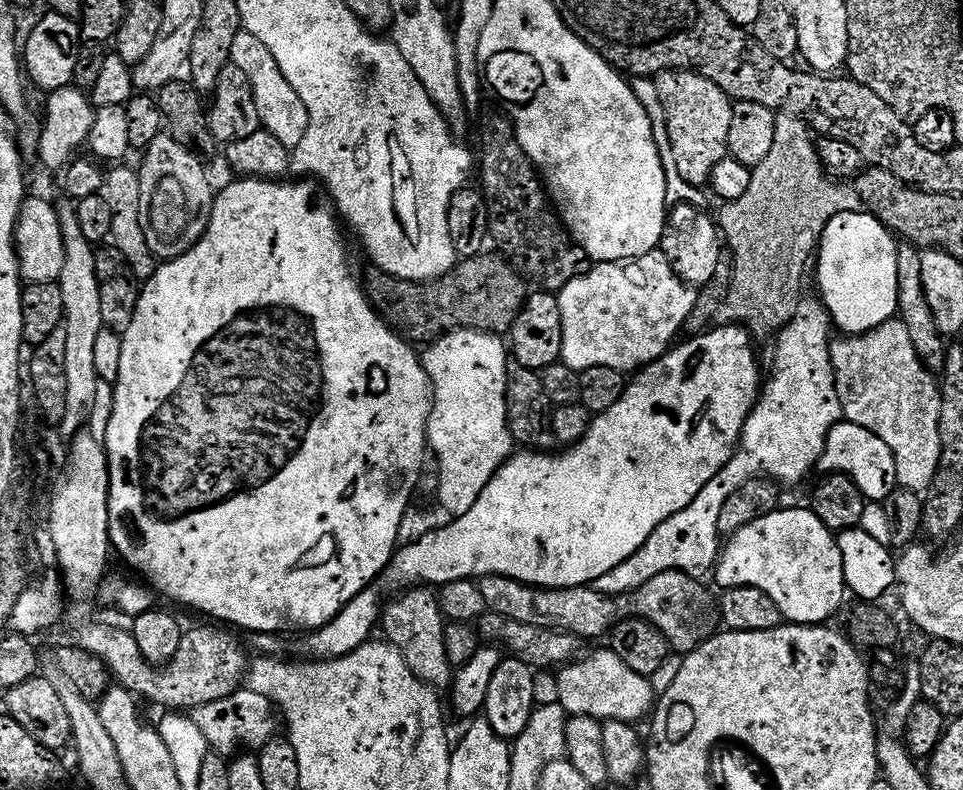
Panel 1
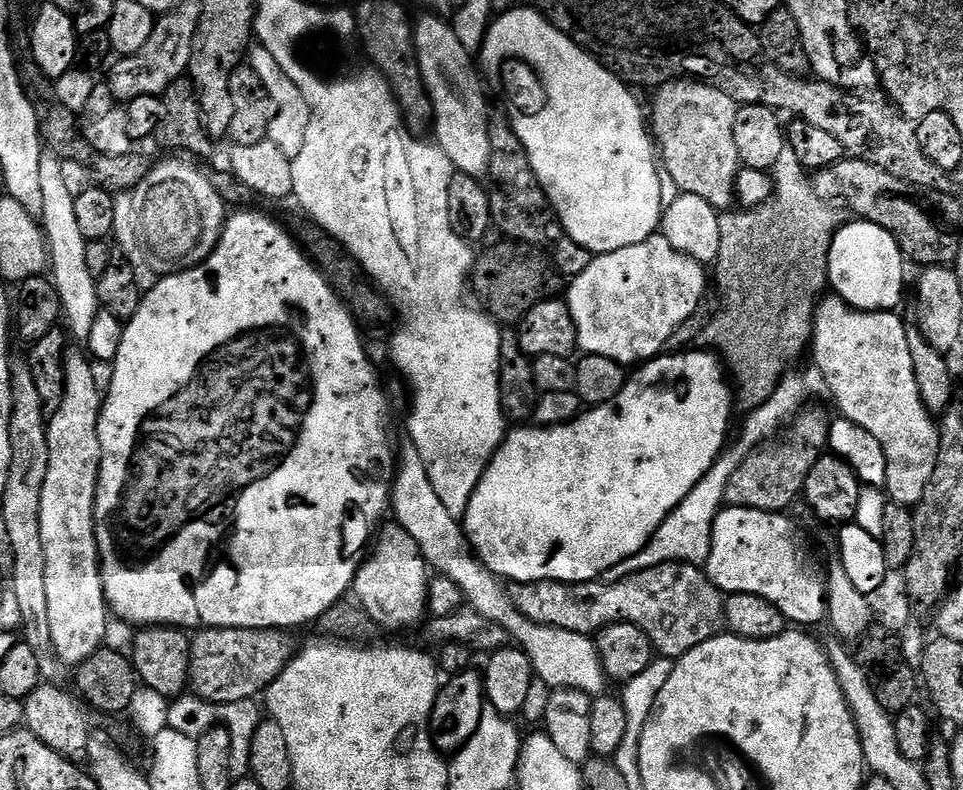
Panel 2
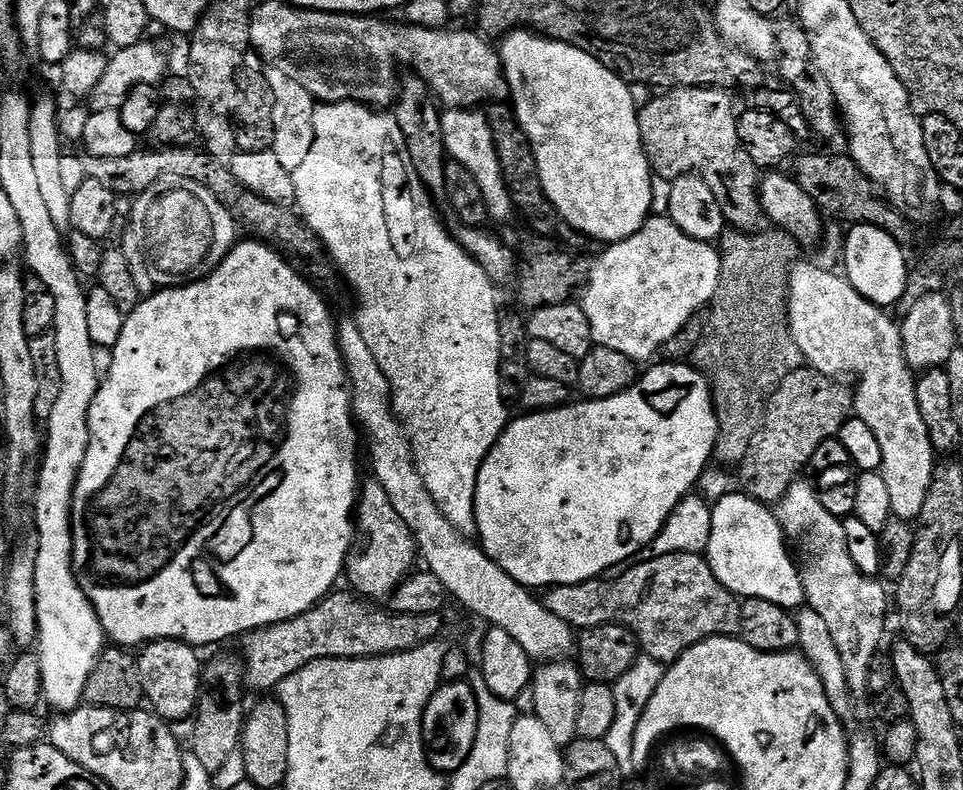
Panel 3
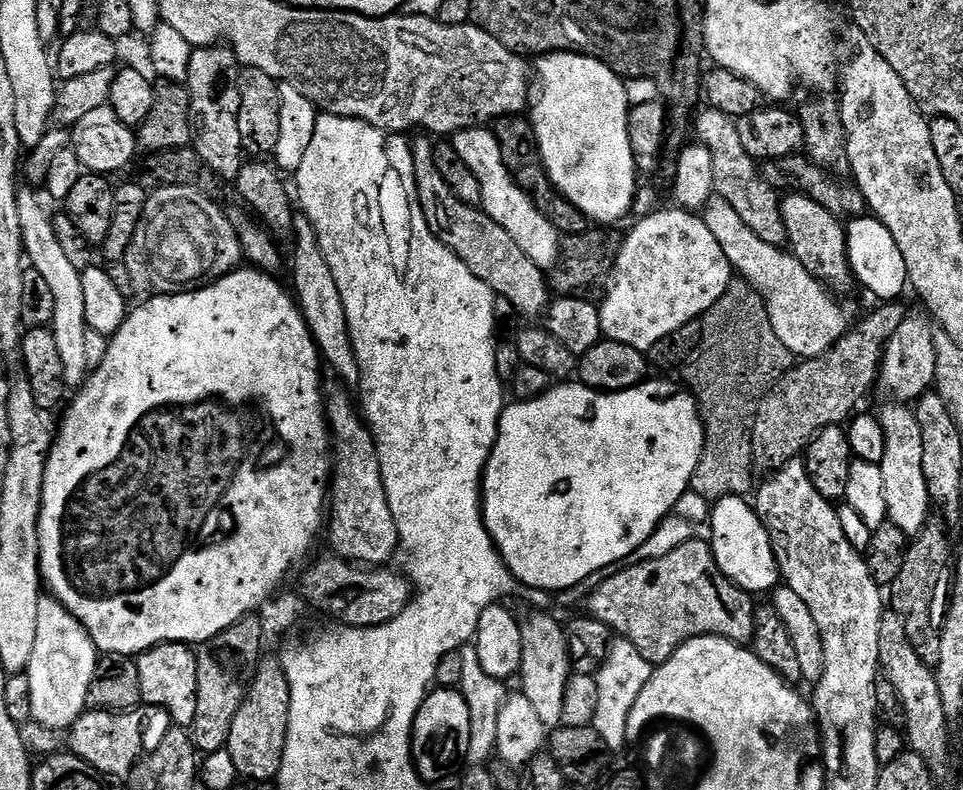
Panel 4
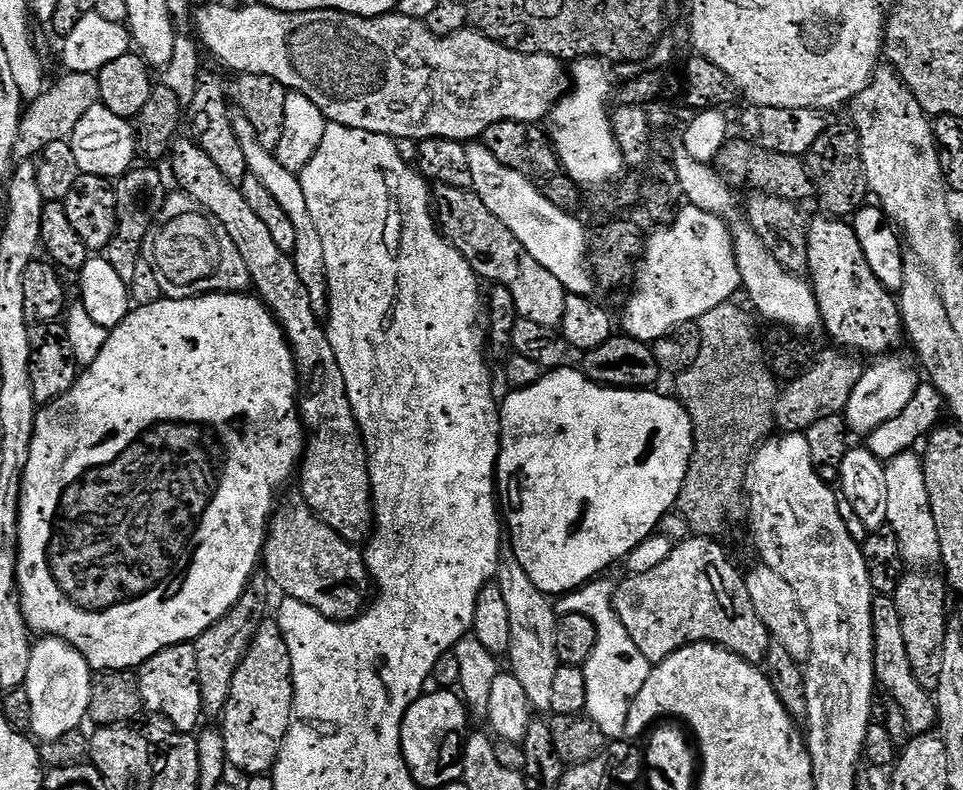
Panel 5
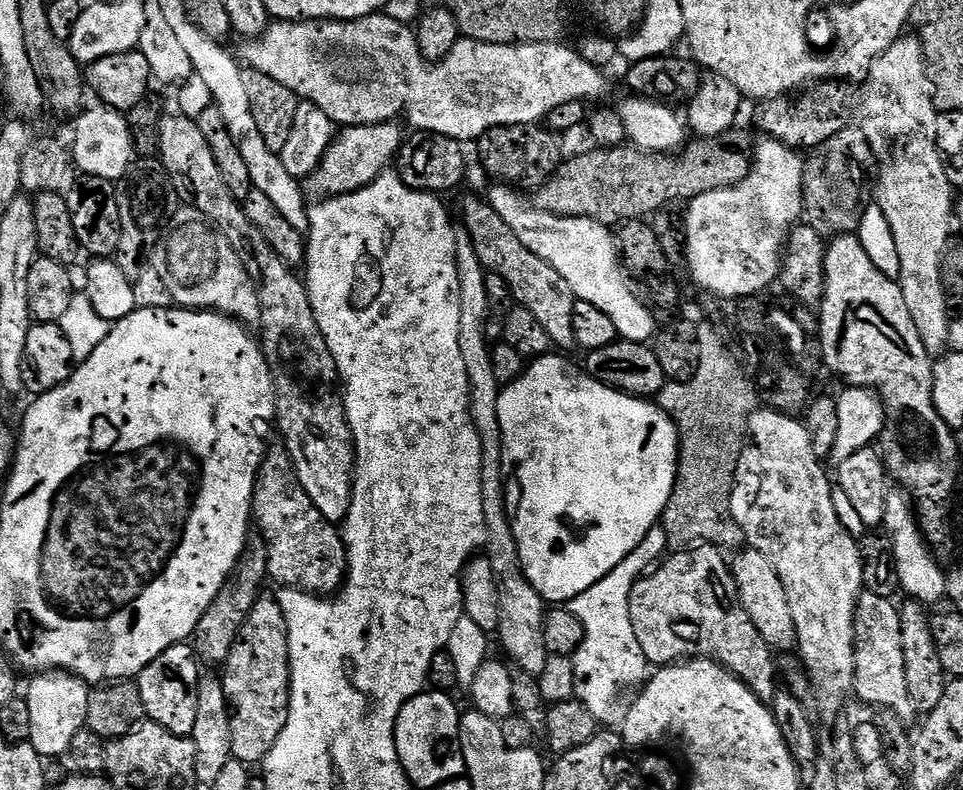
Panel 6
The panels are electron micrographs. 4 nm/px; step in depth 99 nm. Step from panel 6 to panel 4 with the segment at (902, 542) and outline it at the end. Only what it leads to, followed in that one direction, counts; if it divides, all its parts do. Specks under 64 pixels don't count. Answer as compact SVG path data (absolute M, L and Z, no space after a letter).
M895 403L886 405L878 412L879 422L884 427L884 456L879 465L882 483L886 485L888 520L908 537L915 538L930 522L928 483L926 474L922 474L922 430L916 421L915 411L903 403Z

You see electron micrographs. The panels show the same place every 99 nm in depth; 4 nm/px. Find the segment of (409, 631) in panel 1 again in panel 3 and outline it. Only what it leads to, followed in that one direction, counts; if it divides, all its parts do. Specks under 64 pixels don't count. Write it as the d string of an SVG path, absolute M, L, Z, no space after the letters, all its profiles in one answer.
M368 478L365 484L363 481L358 488L358 503L354 509L354 539L352 547L348 550L346 565L346 580L348 576L349 582L352 583L351 591L361 598L380 602L376 600L382 599L383 596L384 599L391 597L400 583L417 567L417 564L418 549L410 526L402 522L402 517L398 514L398 510L394 510L390 497L386 495L386 490L382 490L380 483L374 478Z

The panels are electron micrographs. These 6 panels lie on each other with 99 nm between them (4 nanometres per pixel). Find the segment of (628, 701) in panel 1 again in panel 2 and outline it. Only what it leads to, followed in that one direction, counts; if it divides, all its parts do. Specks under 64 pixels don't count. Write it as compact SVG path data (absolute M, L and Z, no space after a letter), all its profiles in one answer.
M404 442L404 445L401 448L399 445L398 448L390 512L391 515L396 515L393 516L395 523L401 524L406 534L410 534L414 542L418 542L429 569L450 578L450 582L455 582L458 590L462 590L467 607L482 614L482 618L490 618L490 622L498 622L498 626L506 630L509 641L532 659L535 679L546 682L553 690L573 688L593 698L605 695L604 687L609 687L610 681L604 675L595 639L570 630L535 624L517 610L508 597L501 577L495 576L474 555L468 537L464 535L461 521L452 516L450 510L446 510L442 498L434 491L434 482L430 482L430 474L426 474L426 462L422 462L422 454L418 454L418 450L411 442Z

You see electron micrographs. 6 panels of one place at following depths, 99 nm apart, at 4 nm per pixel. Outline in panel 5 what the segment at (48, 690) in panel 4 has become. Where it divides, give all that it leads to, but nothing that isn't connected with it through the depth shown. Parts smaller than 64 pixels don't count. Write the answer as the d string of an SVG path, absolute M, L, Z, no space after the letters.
M40 638L33 643L26 687L30 694L31 735L37 741L62 738L62 734L70 734L70 730L85 723L93 675L86 658L82 658L82 654L64 640Z

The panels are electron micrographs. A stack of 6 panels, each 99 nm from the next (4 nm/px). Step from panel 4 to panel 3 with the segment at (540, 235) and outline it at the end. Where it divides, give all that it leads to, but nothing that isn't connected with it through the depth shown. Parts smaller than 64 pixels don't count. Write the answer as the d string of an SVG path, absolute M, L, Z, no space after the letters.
M453 108L445 111L440 117L442 122L442 138L444 139L444 151L451 159L458 161L474 179L482 190L482 198L486 198L486 210L494 221L508 220L514 213L512 195L504 181L504 175L498 162L498 154L494 146L494 138L490 134L487 115L483 111L471 108Z

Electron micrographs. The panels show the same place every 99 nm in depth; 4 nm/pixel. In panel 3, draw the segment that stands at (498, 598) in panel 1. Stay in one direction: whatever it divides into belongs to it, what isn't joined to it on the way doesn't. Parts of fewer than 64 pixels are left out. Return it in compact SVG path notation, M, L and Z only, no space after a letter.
M679 552L647 559L641 564L628 566L633 568L625 567L616 574L621 576L616 576L613 580L597 578L581 584L557 584L549 587L548 596L543 597L546 610L550 610L550 614L558 614L558 618L562 618L562 622L569 624L573 630L620 624L635 634L636 643L643 655L654 658L665 666L672 665L687 648L692 648L701 640L709 640L712 636L739 637L741 601L730 590L726 590L722 582L718 582L714 570L701 553Z

